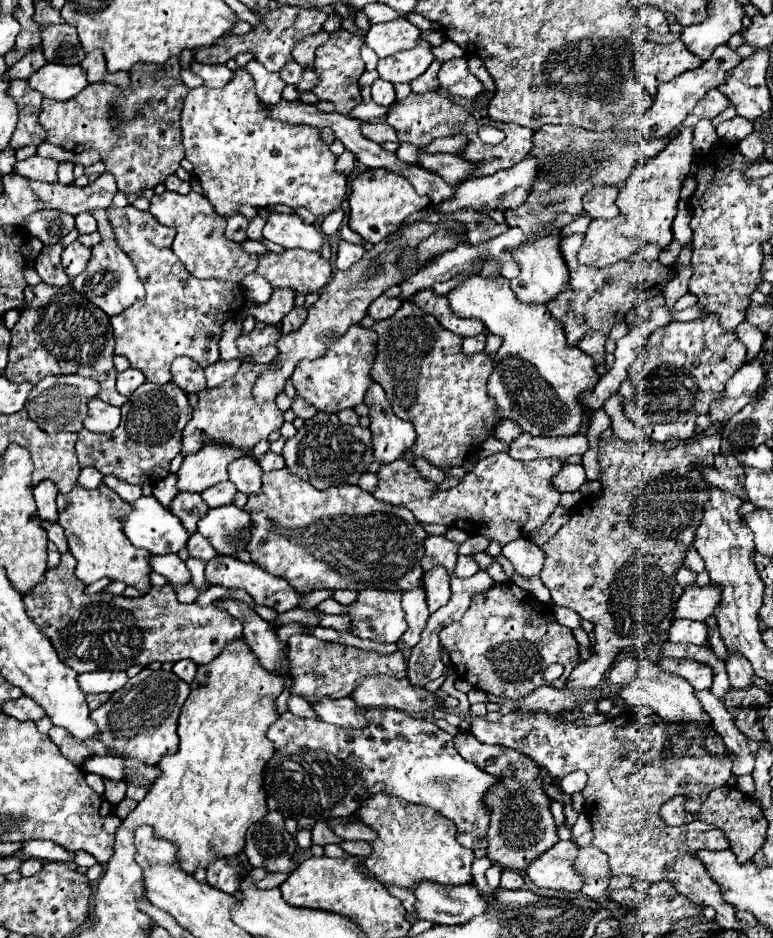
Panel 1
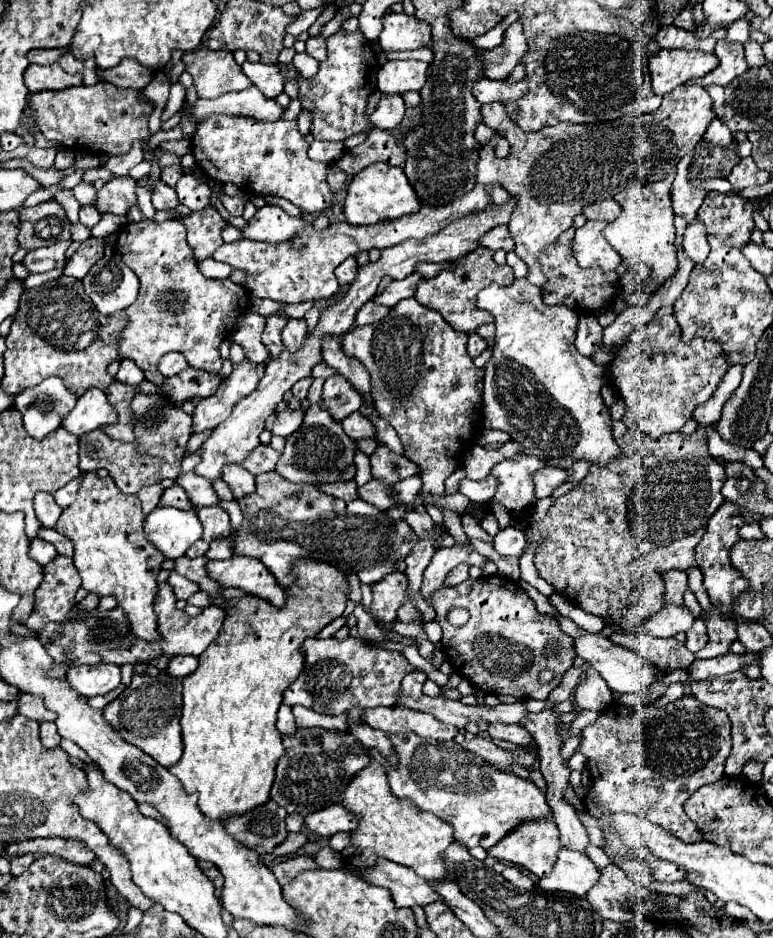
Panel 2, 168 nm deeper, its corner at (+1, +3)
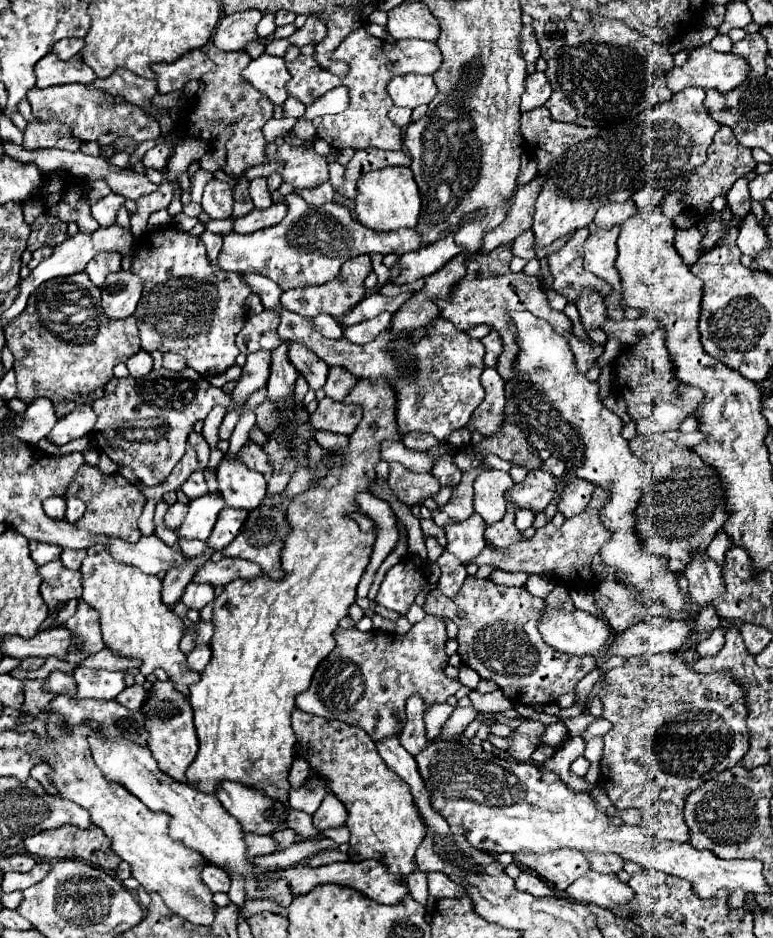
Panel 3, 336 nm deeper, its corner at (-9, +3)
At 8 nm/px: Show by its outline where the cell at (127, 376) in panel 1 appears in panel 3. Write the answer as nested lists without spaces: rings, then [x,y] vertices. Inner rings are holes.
[[[139,351],[127,361],[127,369],[131,377],[145,377],[153,369],[153,357],[147,351]]]

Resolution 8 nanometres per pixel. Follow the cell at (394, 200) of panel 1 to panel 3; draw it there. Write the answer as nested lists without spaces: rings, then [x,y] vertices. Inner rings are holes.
[[[383,167],[365,173],[357,181],[355,217],[361,225],[375,231],[393,231],[399,227],[415,227],[421,211],[419,189],[409,167]]]

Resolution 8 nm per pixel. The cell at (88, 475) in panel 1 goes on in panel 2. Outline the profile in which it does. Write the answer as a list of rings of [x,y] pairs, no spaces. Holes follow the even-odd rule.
[[[81,477],[69,481],[65,487],[57,489],[57,491],[53,493],[55,503],[57,503],[61,509],[67,509],[67,507],[71,507],[71,505],[75,503],[75,499],[77,499],[77,485],[79,485],[79,479],[81,479]]]

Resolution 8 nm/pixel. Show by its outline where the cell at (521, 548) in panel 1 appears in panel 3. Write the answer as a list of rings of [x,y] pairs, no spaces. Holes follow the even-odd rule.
[[[509,505],[505,517],[499,523],[495,523],[495,525],[485,529],[485,537],[493,545],[497,545],[499,549],[509,549],[515,543],[521,543],[523,541],[523,533],[515,527],[513,521],[515,521],[515,505]]]

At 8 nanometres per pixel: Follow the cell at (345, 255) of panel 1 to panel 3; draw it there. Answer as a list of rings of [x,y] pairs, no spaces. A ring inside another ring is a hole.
[[[359,255],[353,257],[351,261],[343,263],[343,269],[339,273],[339,277],[327,285],[319,285],[319,287],[301,287],[301,289],[289,289],[281,295],[281,303],[289,309],[295,311],[299,315],[305,317],[315,317],[319,313],[327,313],[331,317],[343,317],[347,311],[351,311],[363,297],[365,297],[365,277],[371,273],[371,259],[369,255]]]

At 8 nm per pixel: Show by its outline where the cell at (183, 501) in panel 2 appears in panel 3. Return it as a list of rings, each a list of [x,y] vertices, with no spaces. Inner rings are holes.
[[[177,501],[175,505],[171,505],[169,509],[167,509],[167,515],[165,515],[165,525],[167,527],[171,527],[171,529],[177,529],[179,525],[181,525],[181,521],[183,521],[183,517],[187,515],[187,505],[185,503],[181,503],[181,501]]]

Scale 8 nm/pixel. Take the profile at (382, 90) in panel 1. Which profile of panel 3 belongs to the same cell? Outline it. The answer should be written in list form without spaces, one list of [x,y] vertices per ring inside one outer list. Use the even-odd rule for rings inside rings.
[[[393,105],[389,109],[389,119],[399,127],[407,127],[411,123],[411,109],[403,109],[403,107]]]

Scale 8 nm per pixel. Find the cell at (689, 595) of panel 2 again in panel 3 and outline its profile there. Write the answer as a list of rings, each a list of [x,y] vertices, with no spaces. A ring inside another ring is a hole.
[[[713,607],[703,608],[696,618],[696,627],[698,632],[709,632],[719,627],[720,617]]]

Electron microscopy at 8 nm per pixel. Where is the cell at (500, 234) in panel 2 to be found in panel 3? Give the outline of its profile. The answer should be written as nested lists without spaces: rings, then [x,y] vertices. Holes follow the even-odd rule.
[[[527,229],[527,231],[523,231],[519,237],[515,237],[515,241],[511,243],[511,251],[513,251],[513,255],[517,255],[517,257],[525,257],[525,259],[529,261],[529,259],[535,257],[533,243],[535,243],[533,233],[531,233],[531,229]]]

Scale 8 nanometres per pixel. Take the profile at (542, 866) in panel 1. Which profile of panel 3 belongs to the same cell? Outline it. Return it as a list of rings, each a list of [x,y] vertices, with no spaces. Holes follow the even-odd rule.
[[[589,869],[567,887],[567,895],[575,901],[595,903],[603,909],[613,911],[617,905],[627,903],[633,897],[633,891],[627,883],[619,881],[617,875],[595,873],[593,869]]]

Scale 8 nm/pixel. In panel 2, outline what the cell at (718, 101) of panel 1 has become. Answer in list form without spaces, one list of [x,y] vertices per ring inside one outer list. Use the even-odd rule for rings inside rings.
[[[681,85],[663,97],[657,111],[639,113],[593,125],[557,123],[541,131],[523,131],[509,119],[503,103],[483,105],[483,121],[497,129],[511,145],[509,157],[499,159],[489,147],[481,149],[477,163],[477,183],[501,183],[511,195],[519,195],[519,205],[509,221],[509,231],[515,241],[515,253],[527,263],[527,281],[541,287],[545,275],[537,261],[537,253],[555,243],[557,237],[573,225],[573,217],[585,205],[613,199],[615,193],[627,191],[633,185],[653,183],[659,177],[675,171],[677,163],[695,149],[715,119],[709,93],[699,85]]]

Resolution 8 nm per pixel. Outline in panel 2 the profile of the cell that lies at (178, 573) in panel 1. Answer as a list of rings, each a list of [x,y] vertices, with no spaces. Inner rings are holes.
[[[171,573],[169,585],[173,587],[175,597],[177,597],[177,599],[183,599],[183,601],[189,601],[189,597],[199,591],[199,587],[195,585],[195,581],[189,581],[189,579],[181,577],[179,573]]]

